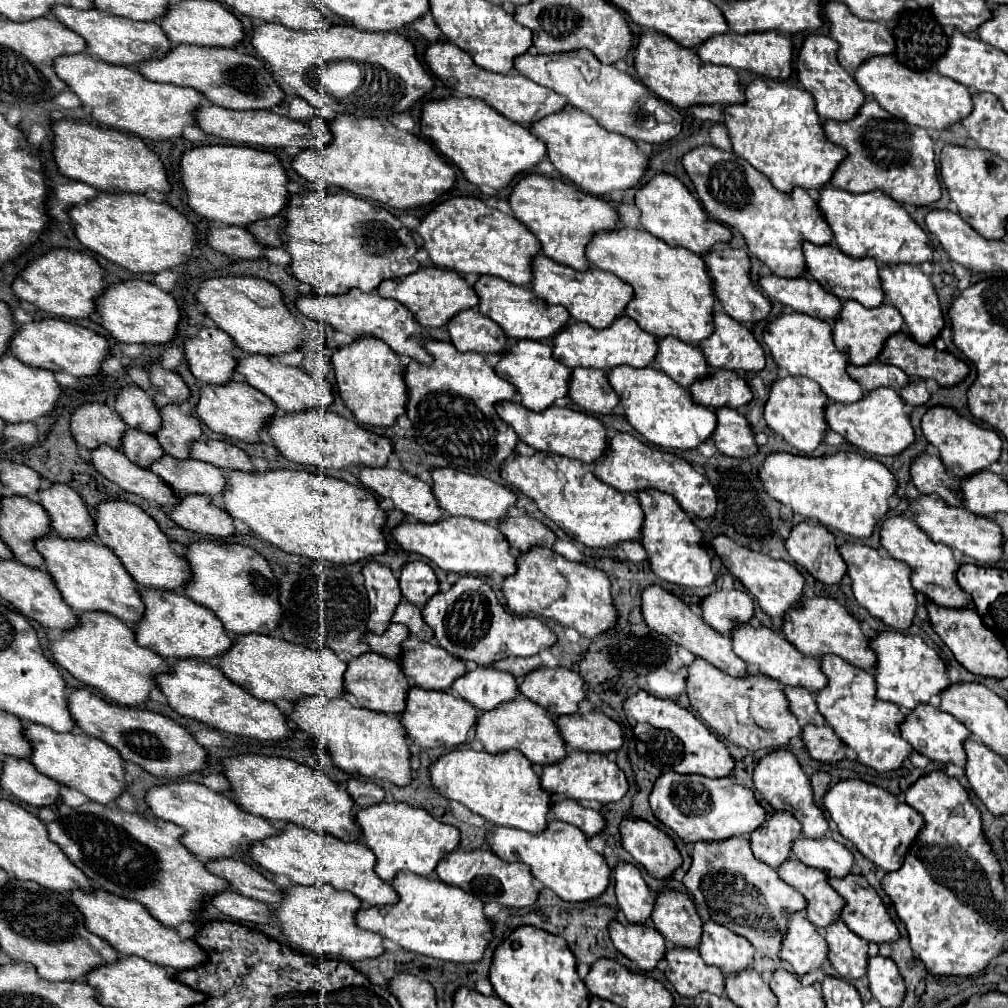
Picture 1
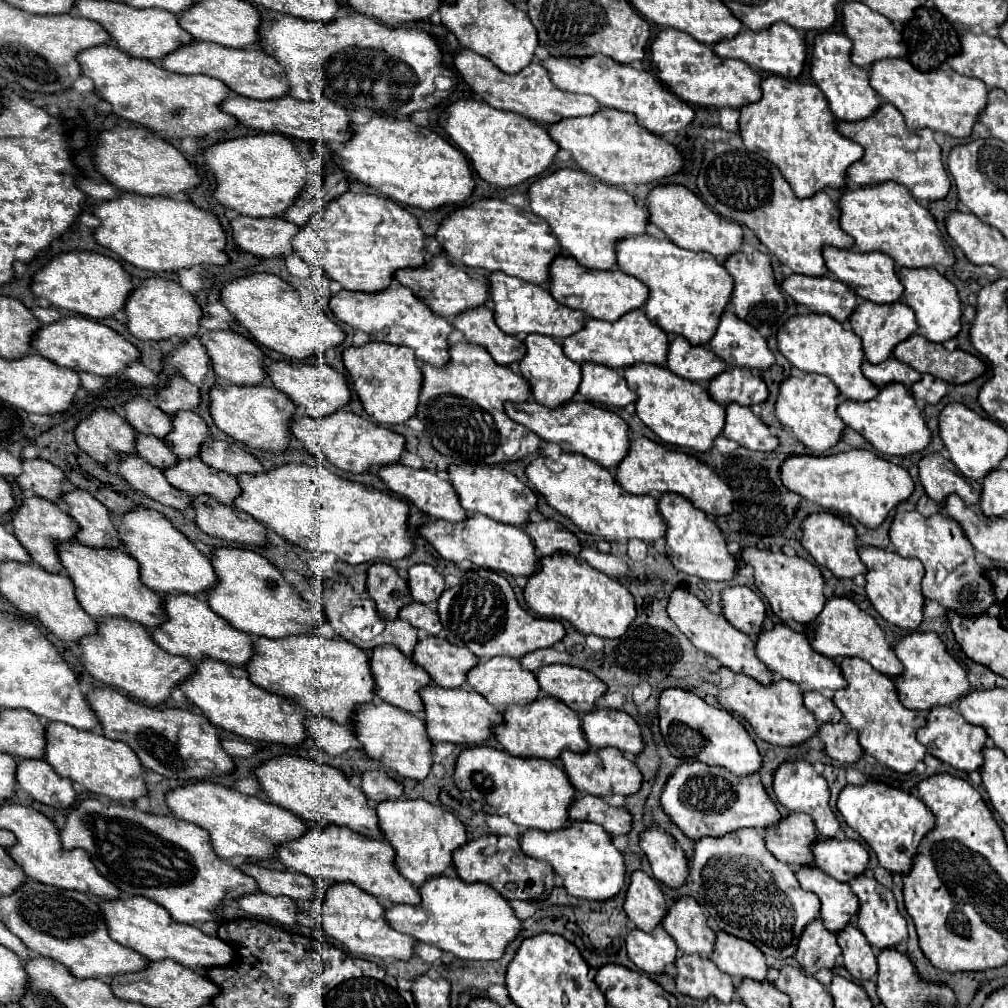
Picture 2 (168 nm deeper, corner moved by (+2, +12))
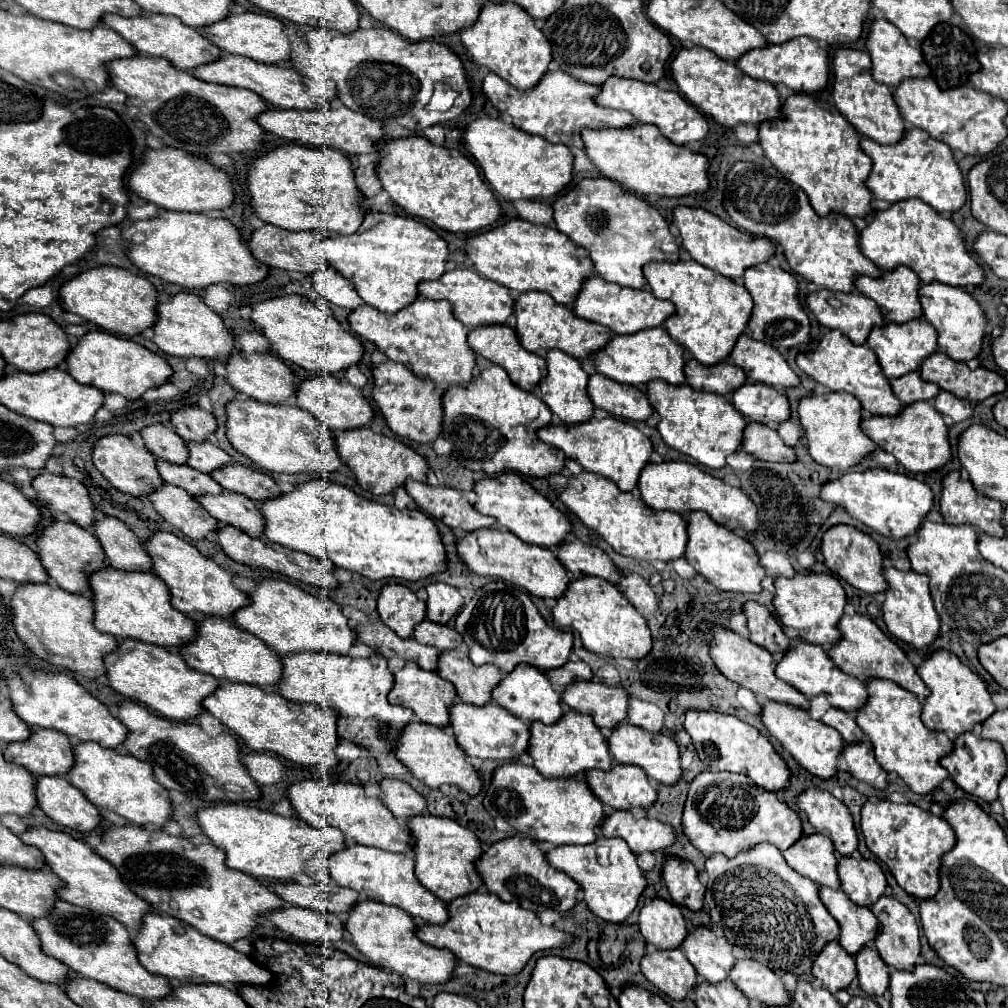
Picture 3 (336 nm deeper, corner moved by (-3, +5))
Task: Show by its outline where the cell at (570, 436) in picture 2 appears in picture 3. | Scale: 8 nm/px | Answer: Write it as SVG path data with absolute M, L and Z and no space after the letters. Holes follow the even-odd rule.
M592 417L576 425L548 425L538 429L538 439L562 449L568 459L574 459L586 471L612 479L622 491L632 491L636 487L638 475L644 463L650 461L650 453L652 453L650 439L634 425L624 423L616 417L606 417L606 419Z

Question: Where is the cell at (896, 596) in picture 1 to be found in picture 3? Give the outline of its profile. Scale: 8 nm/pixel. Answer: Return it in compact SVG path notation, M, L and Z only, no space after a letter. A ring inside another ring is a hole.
M886 567L884 579L888 583L888 589L884 591L886 601L882 605L886 627L894 637L898 637L904 643L910 643L916 649L928 647L938 635L938 627L940 627L940 619L928 591L928 577L916 571L898 571L894 567Z

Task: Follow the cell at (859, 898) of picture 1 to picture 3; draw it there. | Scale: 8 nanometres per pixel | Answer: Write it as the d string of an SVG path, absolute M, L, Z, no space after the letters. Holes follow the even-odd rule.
M882 895L870 909L880 921L880 933L874 939L874 947L884 963L892 969L912 969L920 955L920 937L914 915L908 907L888 895Z

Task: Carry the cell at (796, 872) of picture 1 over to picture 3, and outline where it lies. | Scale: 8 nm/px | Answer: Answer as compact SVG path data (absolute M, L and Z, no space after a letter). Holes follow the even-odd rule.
M820 887L820 899L838 921L838 941L850 955L856 955L864 945L874 941L878 933L878 919L868 907L852 903L842 891L832 891L830 887Z

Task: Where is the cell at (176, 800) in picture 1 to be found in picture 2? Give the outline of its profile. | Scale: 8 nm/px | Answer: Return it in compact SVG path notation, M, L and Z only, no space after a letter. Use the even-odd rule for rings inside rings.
M189 782L167 794L167 804L173 814L185 822L193 822L211 834L213 850L219 858L243 856L249 860L265 860L273 856L283 842L301 838L309 826L285 808L271 804L259 796L245 796L237 790L215 782Z

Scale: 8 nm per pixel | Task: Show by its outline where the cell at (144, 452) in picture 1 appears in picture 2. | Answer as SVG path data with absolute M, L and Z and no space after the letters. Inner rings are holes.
M137 436L137 452L145 462L161 470L167 470L177 464L177 456L163 440L155 436Z

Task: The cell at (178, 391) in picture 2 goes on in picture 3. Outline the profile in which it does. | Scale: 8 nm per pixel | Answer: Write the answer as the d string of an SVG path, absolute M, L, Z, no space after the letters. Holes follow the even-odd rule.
M186 405L172 415L176 433L186 441L202 441L208 433L216 431L216 419L212 413L198 405Z

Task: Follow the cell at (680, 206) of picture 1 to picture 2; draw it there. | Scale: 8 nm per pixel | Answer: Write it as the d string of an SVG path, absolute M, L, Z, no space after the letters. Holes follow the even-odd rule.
M657 186L649 192L649 220L661 228L671 242L679 248L693 250L693 252L707 252L715 256L719 262L725 262L729 256L737 254L743 246L743 228L719 214L715 214L697 194L687 190L685 186Z

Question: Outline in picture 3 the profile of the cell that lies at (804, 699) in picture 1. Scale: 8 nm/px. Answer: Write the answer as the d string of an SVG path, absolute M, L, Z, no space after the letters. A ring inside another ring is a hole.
M830 707L830 709L826 711L826 715L822 717L822 721L824 721L826 725L832 725L832 727L842 735L842 739L844 739L846 743L854 743L854 741L864 739L862 729L856 725L854 717L852 717L848 711L840 711L840 709L836 709L836 707Z

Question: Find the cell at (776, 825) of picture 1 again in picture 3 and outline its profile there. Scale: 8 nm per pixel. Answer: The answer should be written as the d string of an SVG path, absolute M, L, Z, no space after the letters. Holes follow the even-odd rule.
M822 833L800 837L792 847L782 851L786 863L802 877L812 879L816 885L838 889L836 877L836 855L832 841Z

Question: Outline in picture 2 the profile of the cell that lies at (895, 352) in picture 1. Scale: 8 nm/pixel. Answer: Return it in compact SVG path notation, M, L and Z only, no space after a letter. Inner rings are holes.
M919 334L899 344L899 348L895 348L895 358L921 374L927 372L951 384L967 384L987 370L987 364L981 358L963 350L949 352L941 344L929 342Z

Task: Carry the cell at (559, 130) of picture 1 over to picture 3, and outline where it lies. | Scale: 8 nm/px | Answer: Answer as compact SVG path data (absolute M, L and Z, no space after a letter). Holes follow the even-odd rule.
M636 123L622 129L584 129L582 131L584 153L602 173L602 177L620 183L628 191L638 195L658 197L682 197L692 193L704 193L708 189L708 159L702 153L694 153L686 147L674 145L656 127Z

